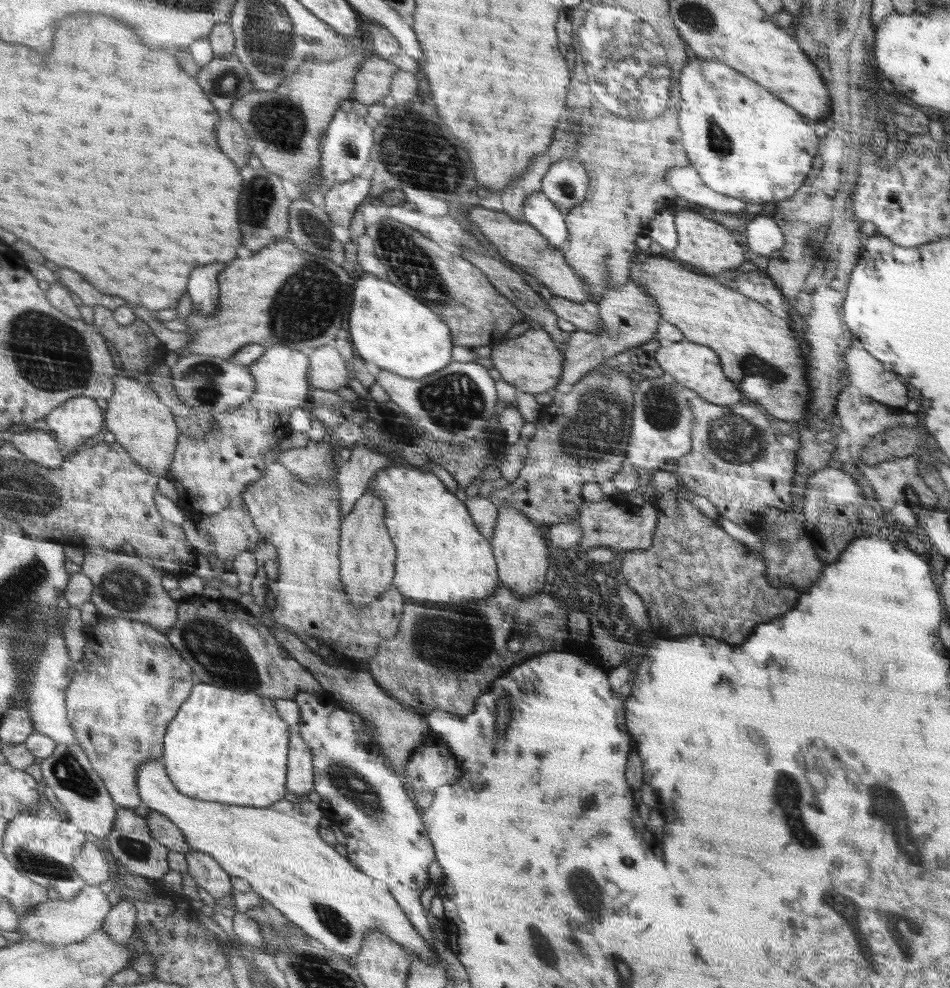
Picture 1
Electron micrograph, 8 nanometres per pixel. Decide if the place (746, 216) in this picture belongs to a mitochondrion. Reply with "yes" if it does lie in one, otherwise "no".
no

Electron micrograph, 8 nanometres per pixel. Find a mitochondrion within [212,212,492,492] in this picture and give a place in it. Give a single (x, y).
(308, 304)

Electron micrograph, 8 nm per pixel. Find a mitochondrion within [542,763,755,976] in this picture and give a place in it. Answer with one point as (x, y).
(581, 884)

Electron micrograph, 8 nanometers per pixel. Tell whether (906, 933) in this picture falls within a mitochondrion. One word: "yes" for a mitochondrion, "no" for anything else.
yes

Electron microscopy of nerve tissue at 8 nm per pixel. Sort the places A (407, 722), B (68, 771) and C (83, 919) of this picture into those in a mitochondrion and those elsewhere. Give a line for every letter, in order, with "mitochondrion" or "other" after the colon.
A: other
B: mitochondrion
C: other

